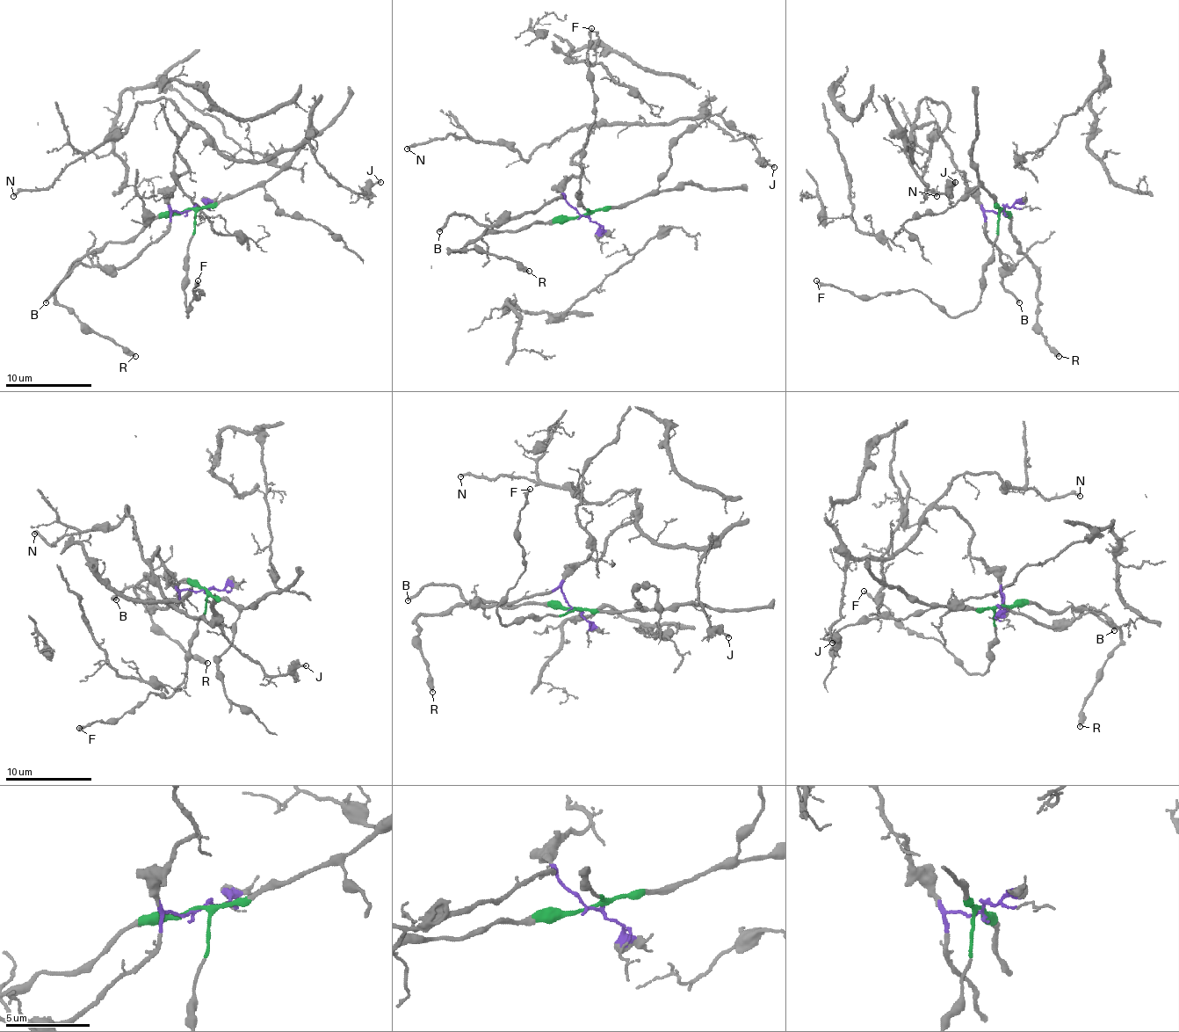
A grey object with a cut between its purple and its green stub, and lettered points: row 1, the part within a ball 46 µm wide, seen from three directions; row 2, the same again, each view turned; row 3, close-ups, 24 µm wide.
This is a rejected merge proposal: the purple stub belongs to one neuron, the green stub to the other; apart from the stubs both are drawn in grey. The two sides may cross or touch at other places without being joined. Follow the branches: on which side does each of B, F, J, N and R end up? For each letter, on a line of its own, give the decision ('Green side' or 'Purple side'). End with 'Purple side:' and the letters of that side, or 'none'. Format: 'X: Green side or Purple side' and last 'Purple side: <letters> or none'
B: Purple side
F: Green side
J: Purple side
N: Purple side
R: Green side
Purple side: B, J, N

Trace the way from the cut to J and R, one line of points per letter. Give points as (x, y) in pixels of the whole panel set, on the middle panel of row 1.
J: (582, 215), (561, 187), (582, 171), (570, 161), (596, 124), (707, 118), (735, 139), (746, 139), (774, 168)
R: (582, 215), (533, 221), (517, 230), (486, 230), (466, 245), (449, 250), (483, 250), (520, 263), (529, 272)

